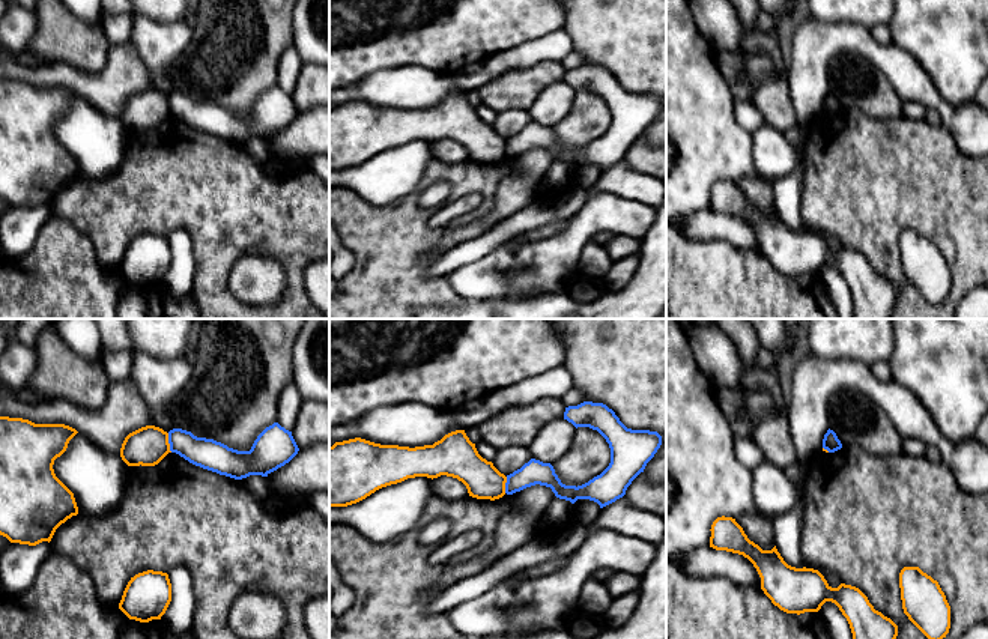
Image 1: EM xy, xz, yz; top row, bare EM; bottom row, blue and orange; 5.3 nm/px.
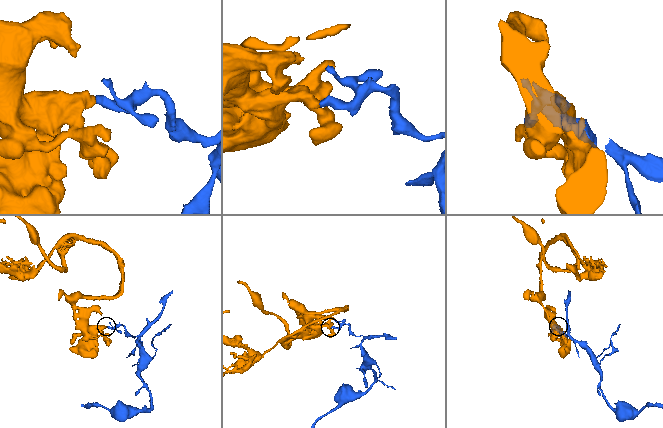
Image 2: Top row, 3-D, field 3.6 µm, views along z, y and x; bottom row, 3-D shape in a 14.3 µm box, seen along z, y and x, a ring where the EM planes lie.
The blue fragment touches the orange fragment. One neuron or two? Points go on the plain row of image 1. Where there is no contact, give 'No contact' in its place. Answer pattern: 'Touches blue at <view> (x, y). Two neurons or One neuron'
Touches blue at xy (169, 105). Two neurons

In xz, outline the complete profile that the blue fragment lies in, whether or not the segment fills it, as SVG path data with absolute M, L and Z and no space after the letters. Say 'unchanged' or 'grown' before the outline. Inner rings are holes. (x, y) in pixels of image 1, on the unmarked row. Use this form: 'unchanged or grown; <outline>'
unchanged; M583 65L568 69L564 83L576 92L597 93L606 102L611 111L609 129L600 138L576 150L562 147L550 126L531 122L520 132L507 138L507 158L540 147L550 150L559 162L571 167L577 162L589 162L603 171L626 158L627 150L644 135L662 108L662 99L657 95L627 92L603 66Z

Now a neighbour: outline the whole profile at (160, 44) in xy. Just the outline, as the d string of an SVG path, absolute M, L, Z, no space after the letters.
M134 14L129 44L143 59L152 89L170 95L176 92L173 65L188 48L192 29L183 21L155 21L146 15Z

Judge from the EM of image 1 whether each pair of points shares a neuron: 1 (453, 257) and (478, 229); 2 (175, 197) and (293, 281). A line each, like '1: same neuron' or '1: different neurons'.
1: different neurons
2: same neuron

